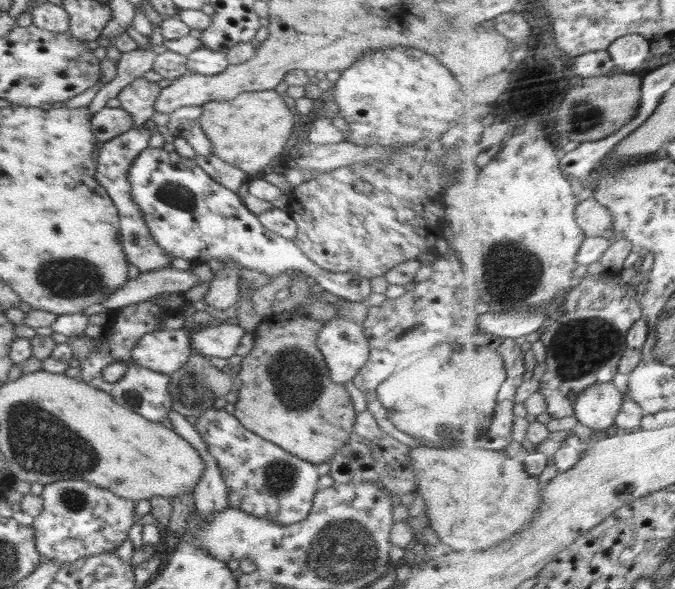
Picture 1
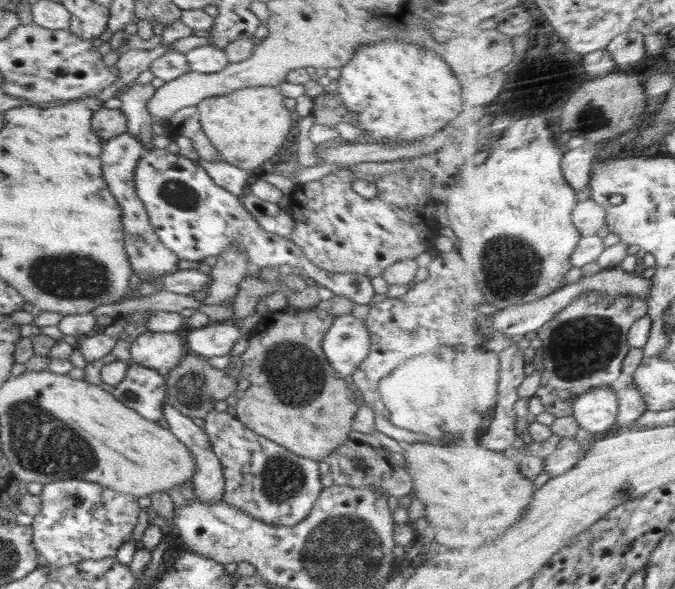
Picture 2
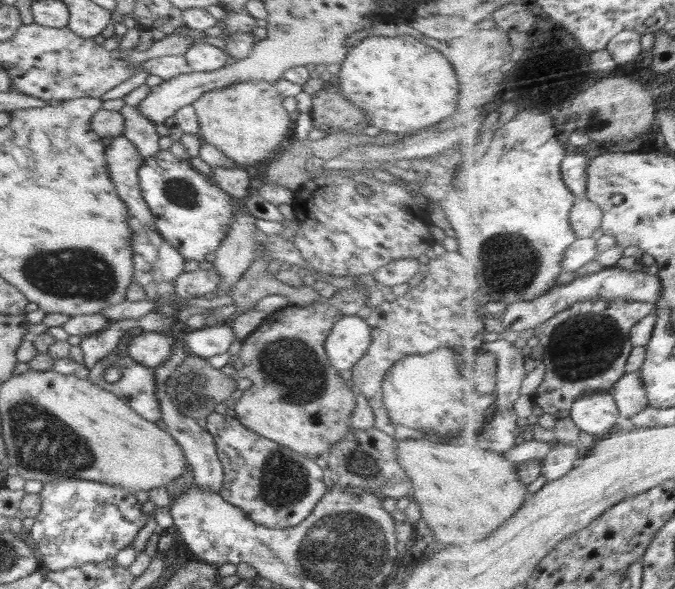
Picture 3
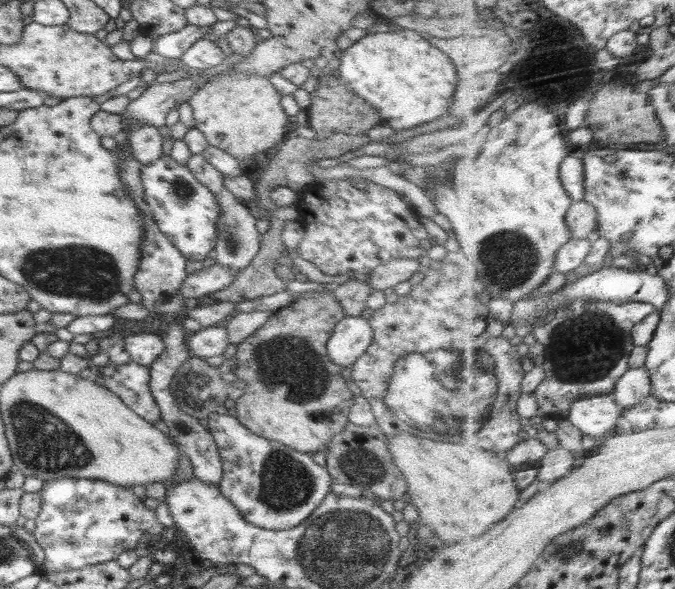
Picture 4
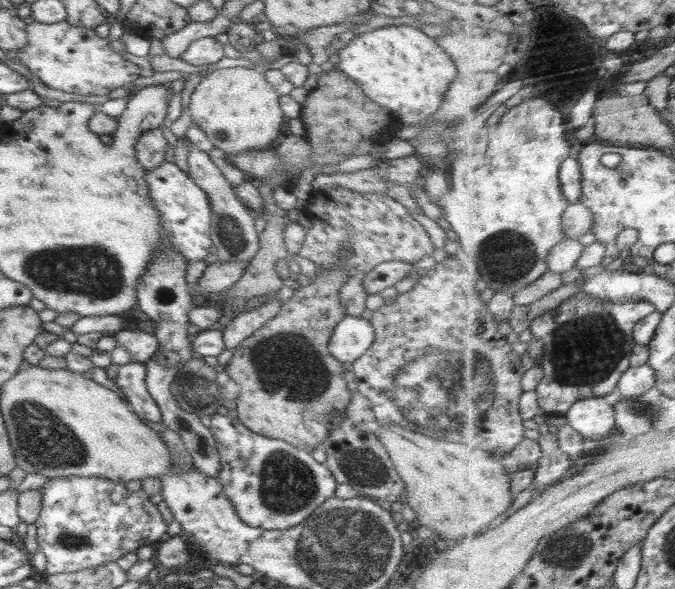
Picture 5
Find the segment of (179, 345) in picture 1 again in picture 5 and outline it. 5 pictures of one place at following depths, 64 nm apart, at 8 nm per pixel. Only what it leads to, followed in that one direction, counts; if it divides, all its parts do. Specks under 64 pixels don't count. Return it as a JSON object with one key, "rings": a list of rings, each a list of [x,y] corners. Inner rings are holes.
{"rings":[[[122,329],[114,334],[117,344],[124,346],[132,358],[139,363],[146,363],[153,358],[156,350],[160,349],[160,343],[156,335],[141,330]]]}

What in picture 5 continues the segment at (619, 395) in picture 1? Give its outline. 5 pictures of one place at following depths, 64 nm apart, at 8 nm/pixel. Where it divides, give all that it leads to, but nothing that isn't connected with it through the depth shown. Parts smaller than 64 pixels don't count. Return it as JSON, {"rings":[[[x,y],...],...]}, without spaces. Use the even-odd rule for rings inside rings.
{"rings":[[[608,396],[582,400],[565,416],[570,425],[590,439],[609,437],[618,428],[617,408],[608,400]]]}

